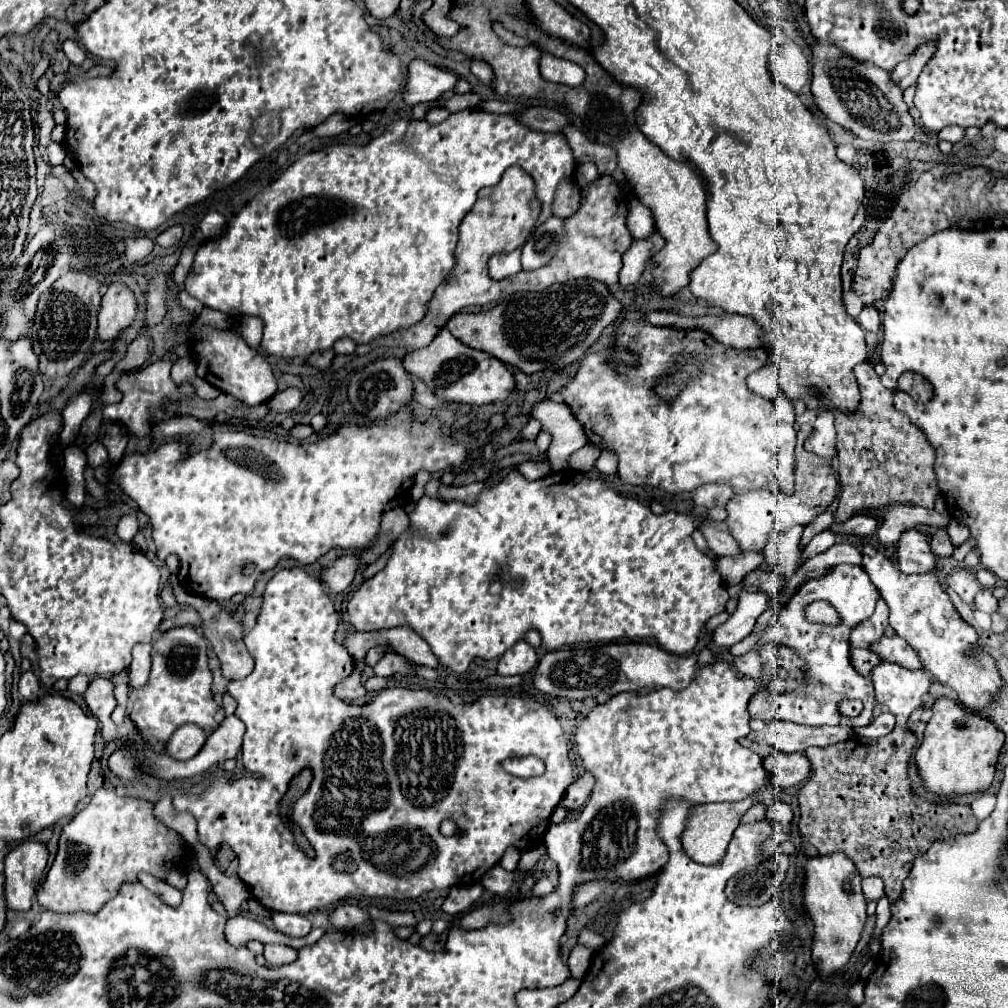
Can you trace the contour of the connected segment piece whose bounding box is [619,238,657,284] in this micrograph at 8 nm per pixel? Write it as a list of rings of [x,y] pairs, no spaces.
[[[633,240],[631,248],[623,254],[623,268],[619,272],[619,284],[633,284],[647,268],[651,254],[657,252],[653,240]]]

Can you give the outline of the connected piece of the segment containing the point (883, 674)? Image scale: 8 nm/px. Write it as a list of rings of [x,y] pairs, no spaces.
[[[881,662],[871,670],[875,698],[899,720],[907,720],[923,706],[923,696],[931,688],[931,678],[923,670],[907,670],[893,662]]]

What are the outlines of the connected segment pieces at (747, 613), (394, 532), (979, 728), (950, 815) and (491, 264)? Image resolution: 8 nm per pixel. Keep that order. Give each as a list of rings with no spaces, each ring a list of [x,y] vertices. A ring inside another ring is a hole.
[[[741,592],[737,610],[713,632],[713,642],[721,648],[729,648],[747,638],[757,618],[769,608],[771,598],[767,592]]]
[[[395,508],[395,510],[385,512],[381,518],[381,534],[377,536],[373,548],[369,548],[361,554],[363,564],[375,562],[389,548],[389,544],[393,544],[401,534],[405,534],[409,530],[409,526],[411,526],[409,516],[403,508]]]
[[[939,698],[931,712],[933,716],[927,722],[923,742],[915,752],[915,764],[925,790],[937,796],[985,792],[995,776],[997,756],[1005,742],[1003,732],[991,722],[985,722],[979,714],[963,710],[963,706],[951,698]]]
[[[895,726],[891,734],[867,740],[867,738],[851,738],[827,748],[809,748],[805,756],[811,760],[811,778],[799,790],[799,832],[811,842],[819,854],[833,854],[841,850],[847,858],[851,858],[865,876],[879,876],[885,882],[885,894],[891,902],[899,900],[903,890],[903,880],[909,876],[913,860],[925,854],[935,840],[947,840],[957,834],[971,834],[977,830],[979,822],[971,814],[967,804],[929,804],[909,792],[907,780],[907,764],[917,744],[915,734],[907,726]]]
[[[513,250],[509,254],[493,254],[487,262],[489,278],[501,280],[517,274],[521,270],[521,250]]]

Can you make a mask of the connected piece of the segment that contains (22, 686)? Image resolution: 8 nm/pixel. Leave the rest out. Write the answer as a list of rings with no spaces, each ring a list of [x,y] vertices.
[[[27,670],[21,674],[21,680],[19,680],[19,692],[23,694],[25,700],[31,700],[35,702],[39,698],[39,692],[41,692],[41,682],[37,680],[37,676]]]

